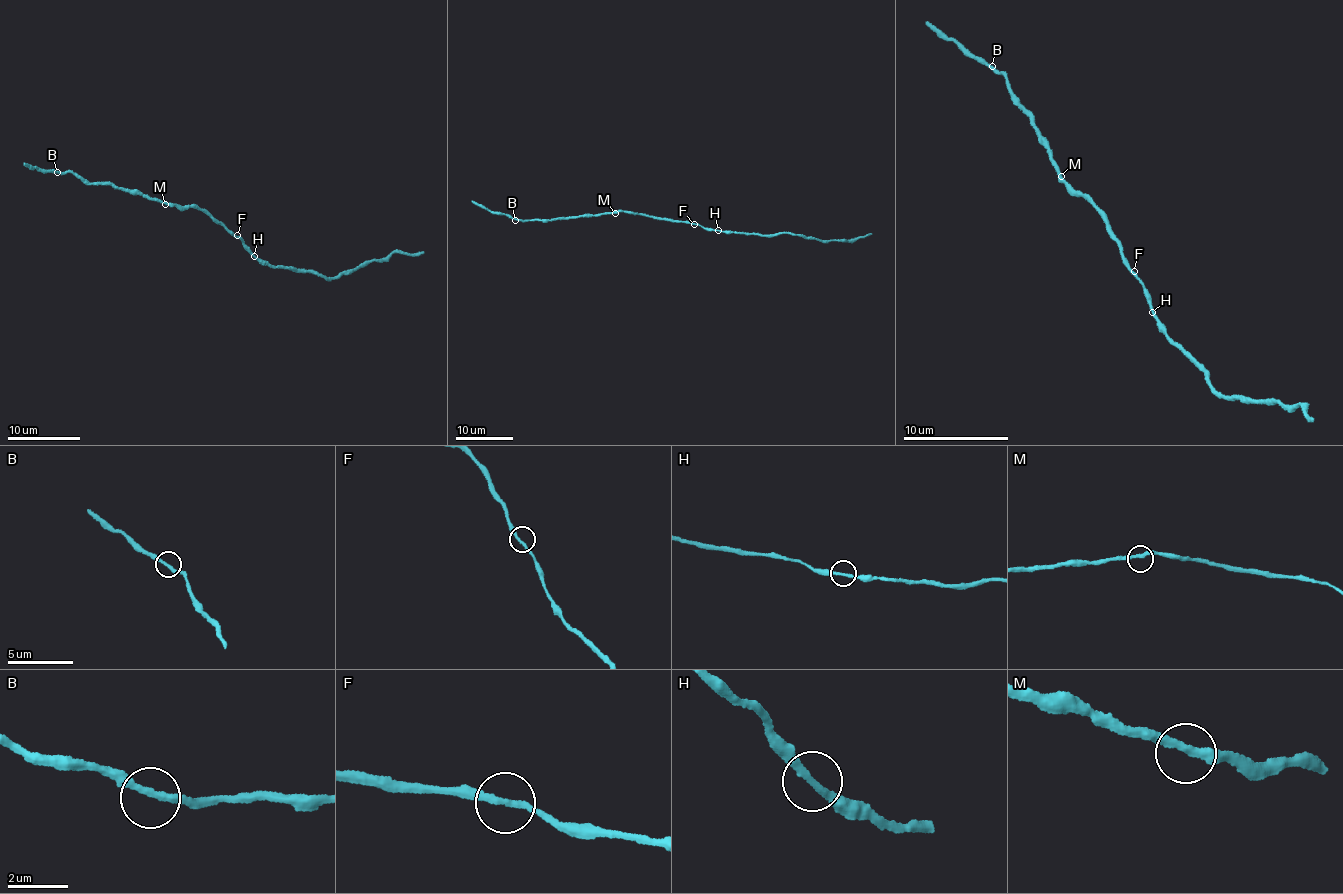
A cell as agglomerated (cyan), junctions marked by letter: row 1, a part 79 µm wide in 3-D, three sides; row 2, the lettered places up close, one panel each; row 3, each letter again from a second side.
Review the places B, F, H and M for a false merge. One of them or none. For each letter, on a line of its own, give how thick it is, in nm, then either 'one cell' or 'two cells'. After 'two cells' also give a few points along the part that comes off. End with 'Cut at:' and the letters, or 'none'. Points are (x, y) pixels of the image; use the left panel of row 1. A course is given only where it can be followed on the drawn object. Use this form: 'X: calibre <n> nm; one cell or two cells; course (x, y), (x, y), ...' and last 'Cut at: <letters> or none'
B: calibre 240 nm; one cell
F: calibre 220 nm; one cell
H: calibre 220 nm; one cell
M: calibre 280 nm; one cell
Cut at: none

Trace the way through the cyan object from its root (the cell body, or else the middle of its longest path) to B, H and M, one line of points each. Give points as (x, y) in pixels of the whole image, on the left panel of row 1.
B: (222, 226), (192, 207), (169, 206), (141, 194), (115, 189), (109, 184), (86, 185), (69, 171), (57, 172)
H: (222, 226), (238, 237), (253, 256)
M: (222, 226), (202, 210), (165, 204)

